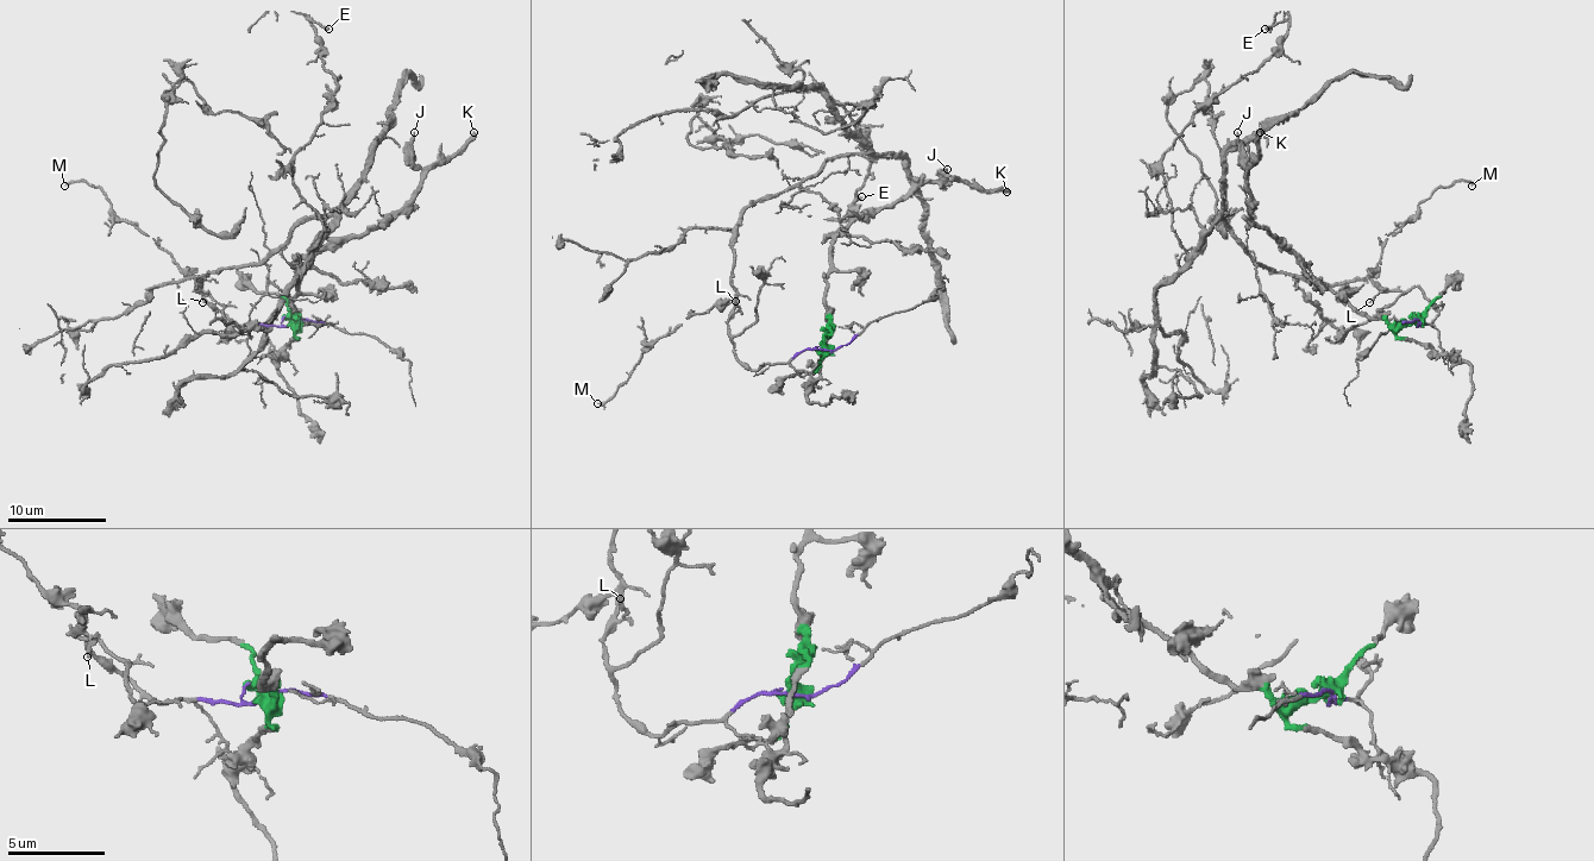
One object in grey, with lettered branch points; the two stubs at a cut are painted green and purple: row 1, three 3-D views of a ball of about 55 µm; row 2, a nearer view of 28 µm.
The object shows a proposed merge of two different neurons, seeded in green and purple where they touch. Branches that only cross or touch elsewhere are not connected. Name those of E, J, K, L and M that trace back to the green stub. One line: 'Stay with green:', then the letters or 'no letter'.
Stay with green: J, K

